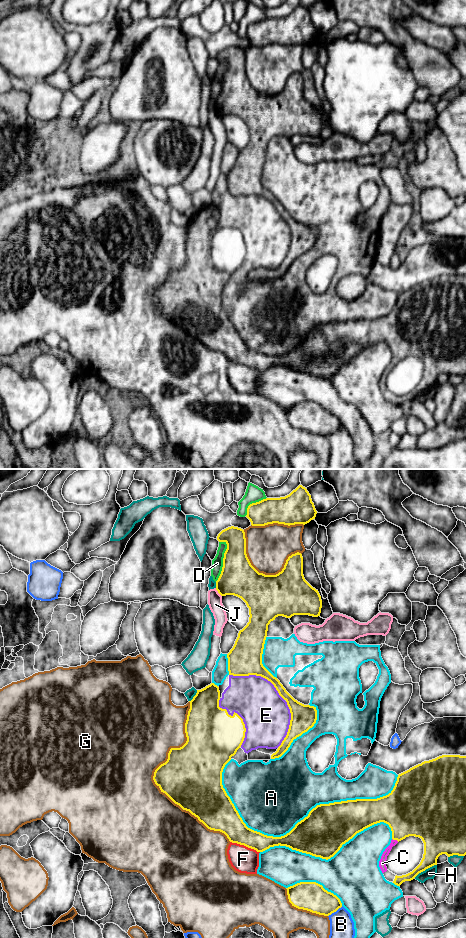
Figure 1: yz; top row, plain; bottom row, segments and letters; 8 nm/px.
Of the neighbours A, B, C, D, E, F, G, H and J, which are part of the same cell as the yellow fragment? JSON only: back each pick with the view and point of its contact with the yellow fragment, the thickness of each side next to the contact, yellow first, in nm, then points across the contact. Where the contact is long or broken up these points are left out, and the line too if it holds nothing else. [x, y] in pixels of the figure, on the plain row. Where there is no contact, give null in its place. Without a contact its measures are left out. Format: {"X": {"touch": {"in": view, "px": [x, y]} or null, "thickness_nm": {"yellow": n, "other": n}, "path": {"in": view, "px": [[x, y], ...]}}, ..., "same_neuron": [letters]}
{"C": {"touch": {"in": "yz", "px": [395, 359]}, "thickness_nm": {"yellow": 400, "other": 60}}, "E": {"touch": {"in": "yz", "px": [279, 214]}, "thickness_nm": {"yellow": 180, "other": 380}}, "same_neuron": ["C", "E"]}

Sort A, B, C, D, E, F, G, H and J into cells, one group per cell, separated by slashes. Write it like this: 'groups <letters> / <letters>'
groups A F / B / C E / D / G / H / J

